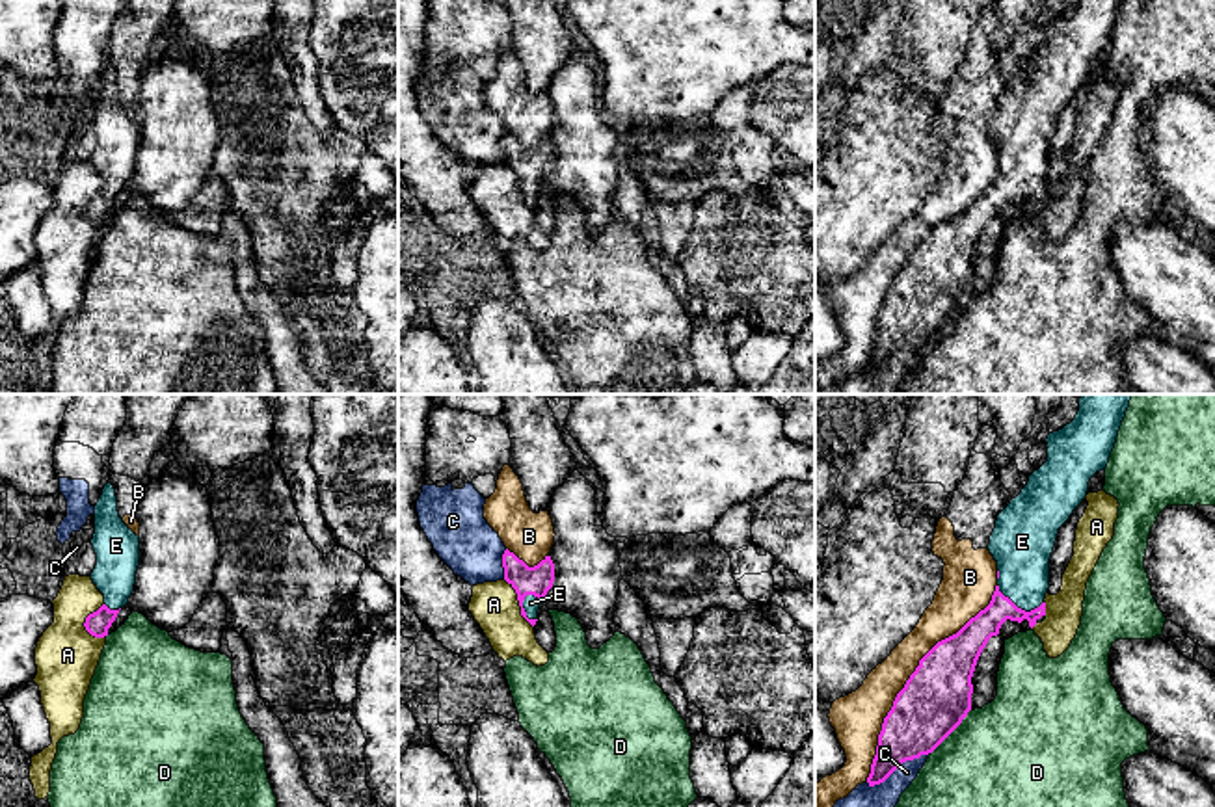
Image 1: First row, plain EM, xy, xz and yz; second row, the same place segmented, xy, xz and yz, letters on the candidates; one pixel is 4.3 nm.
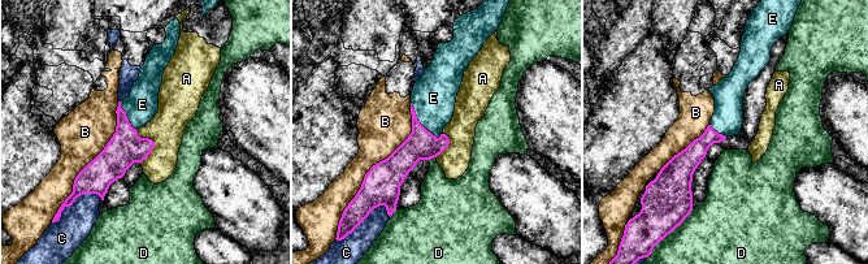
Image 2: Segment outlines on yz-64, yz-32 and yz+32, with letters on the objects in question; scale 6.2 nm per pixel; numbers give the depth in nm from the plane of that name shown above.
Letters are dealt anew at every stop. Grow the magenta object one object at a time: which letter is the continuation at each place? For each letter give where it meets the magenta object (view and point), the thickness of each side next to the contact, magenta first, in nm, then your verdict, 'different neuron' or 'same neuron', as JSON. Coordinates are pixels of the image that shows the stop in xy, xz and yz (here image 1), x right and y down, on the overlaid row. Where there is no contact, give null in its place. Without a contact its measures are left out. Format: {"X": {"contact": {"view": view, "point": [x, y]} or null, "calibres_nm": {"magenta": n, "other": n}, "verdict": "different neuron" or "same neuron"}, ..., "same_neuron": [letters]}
{"A": {"contact": {"view": "xy", "point": [86, 620]}, "calibres_nm": {"magenta": 110, "other": 280}, "verdict": "different neuron"}, "B": {"contact": {"view": "yz", "point": [910, 677]}, "calibres_nm": {"magenta": 300, "other": 190}, "verdict": "different neuron"}, "C": {"contact": {"view": "yz", "point": [897, 767]}, "calibres_nm": {"magenta": 280, "other": 110}, "verdict": "different neuron"}, "D": {"contact": {"view": "yz", "point": [953, 729]}, "calibres_nm": {"magenta": 300, "other": 460}, "verdict": "different neuron"}, "E": {"contact": {"view": "yz", "point": [1016, 607]}, "calibres_nm": {"magenta": 140, "other": 260}, "verdict": "same neuron"}, "same_neuron": ["E"]}

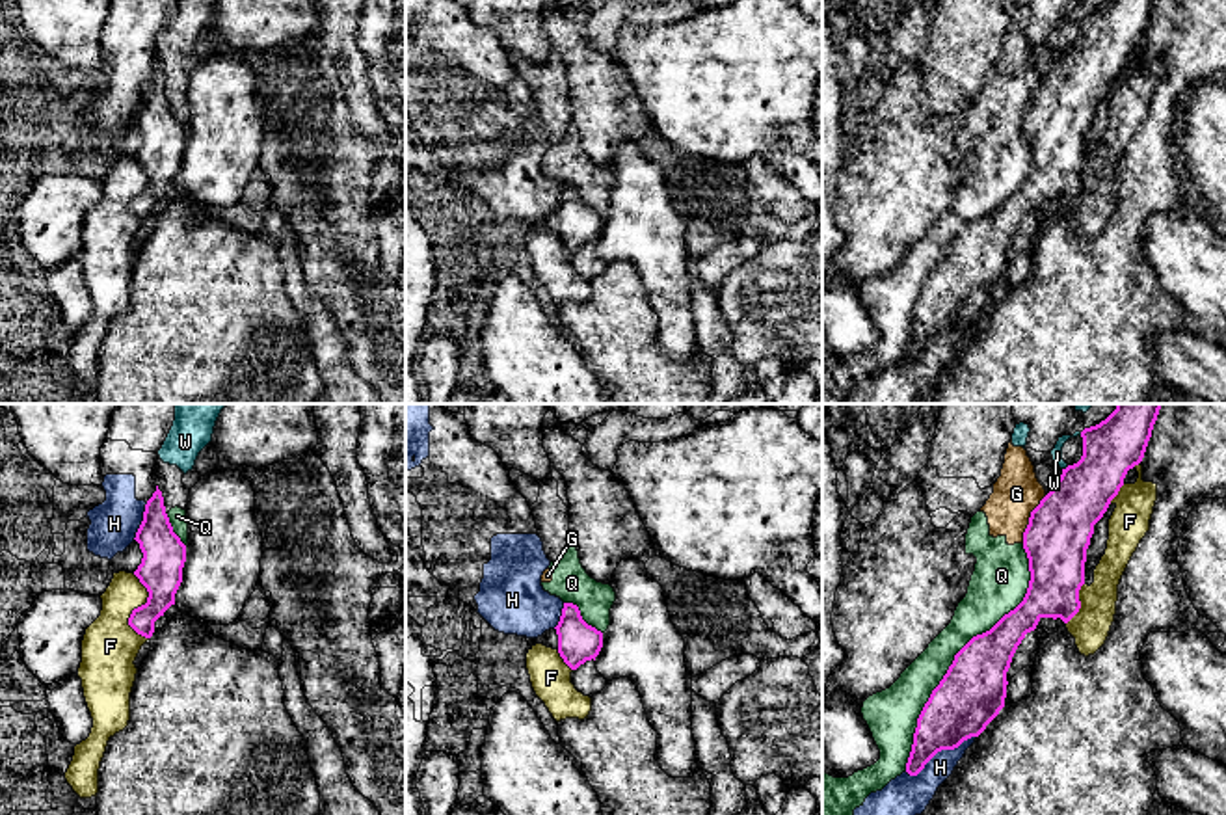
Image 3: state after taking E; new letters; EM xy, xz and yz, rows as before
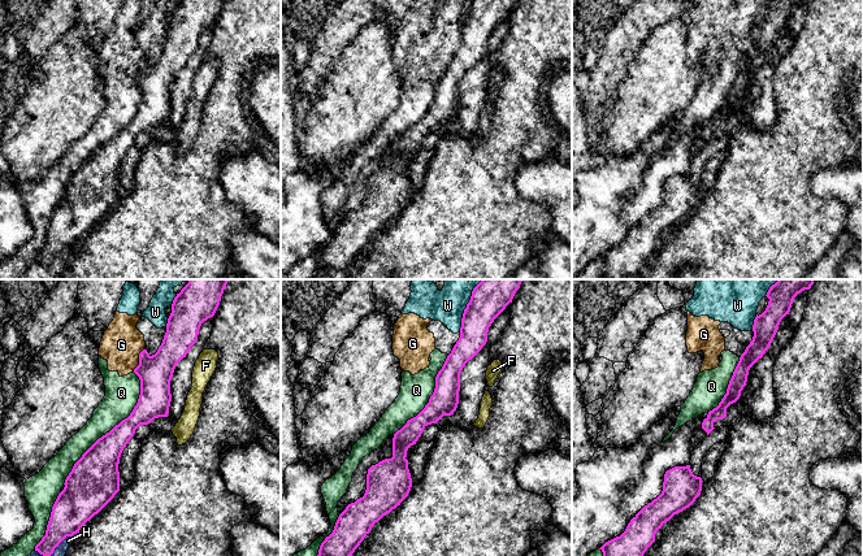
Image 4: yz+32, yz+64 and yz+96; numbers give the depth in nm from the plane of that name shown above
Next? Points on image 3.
{"F": {"contact": {"view": "xy", "point": [138, 607]}, "calibres_nm": {"magenta": 190, "other": 240}, "verdict": "different neuron"}, "G": {"contact": {"view": "yz", "point": [1029, 520]}, "calibres_nm": {"magenta": 280, "other": 200}, "verdict": "different neuron"}, "H": {"contact": {"view": "yz", "point": [940, 750]}, "calibres_nm": {"magenta": 280, "other": 180}, "verdict": "different neuron"}, "Q": {"contact": {"view": "yz", "point": [959, 652]}, "calibres_nm": {"magenta": 280, "other": 190}, "verdict": "different neuron"}, "W": {"contact": {"view": "yz", "point": [1066, 467]}, "calibres_nm": {"magenta": 280, "other": 50}, "verdict": "different neuron"}, "same_neuron": []}

